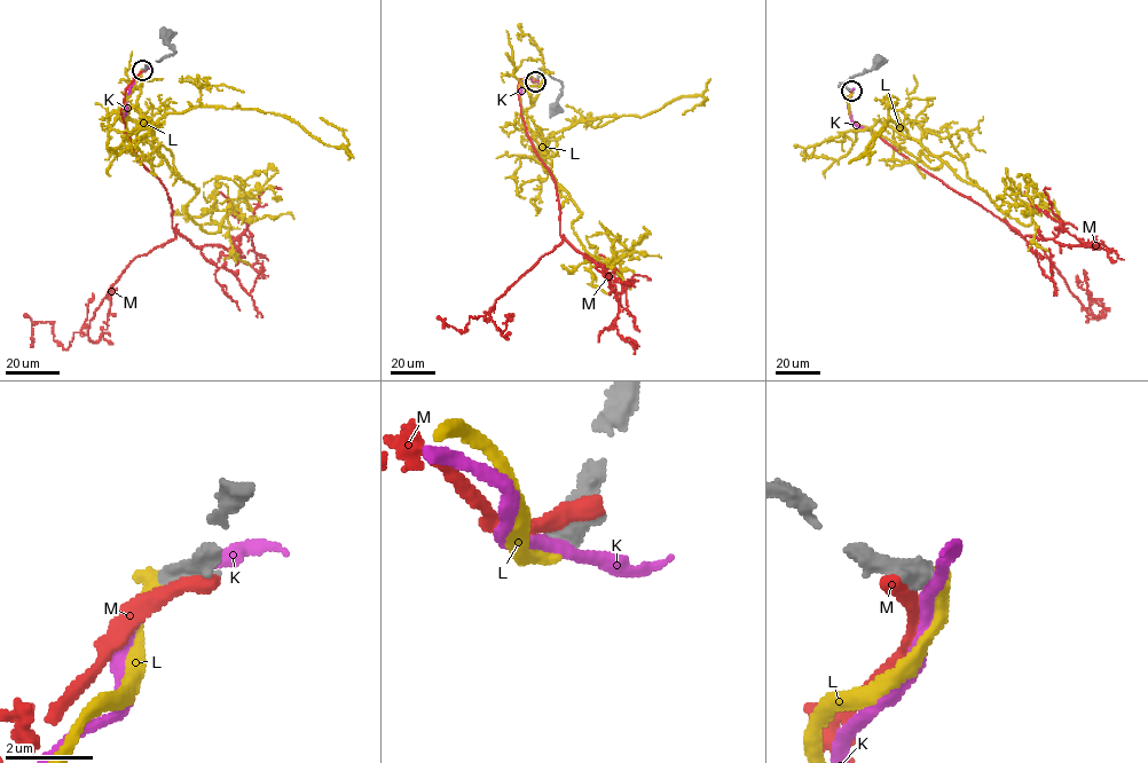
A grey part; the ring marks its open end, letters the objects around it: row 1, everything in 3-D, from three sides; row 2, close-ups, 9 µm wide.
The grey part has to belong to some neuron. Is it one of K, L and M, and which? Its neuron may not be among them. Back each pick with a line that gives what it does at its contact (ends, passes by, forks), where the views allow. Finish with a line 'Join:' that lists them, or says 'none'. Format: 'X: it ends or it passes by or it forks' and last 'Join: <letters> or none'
L: it ends
Join: L

